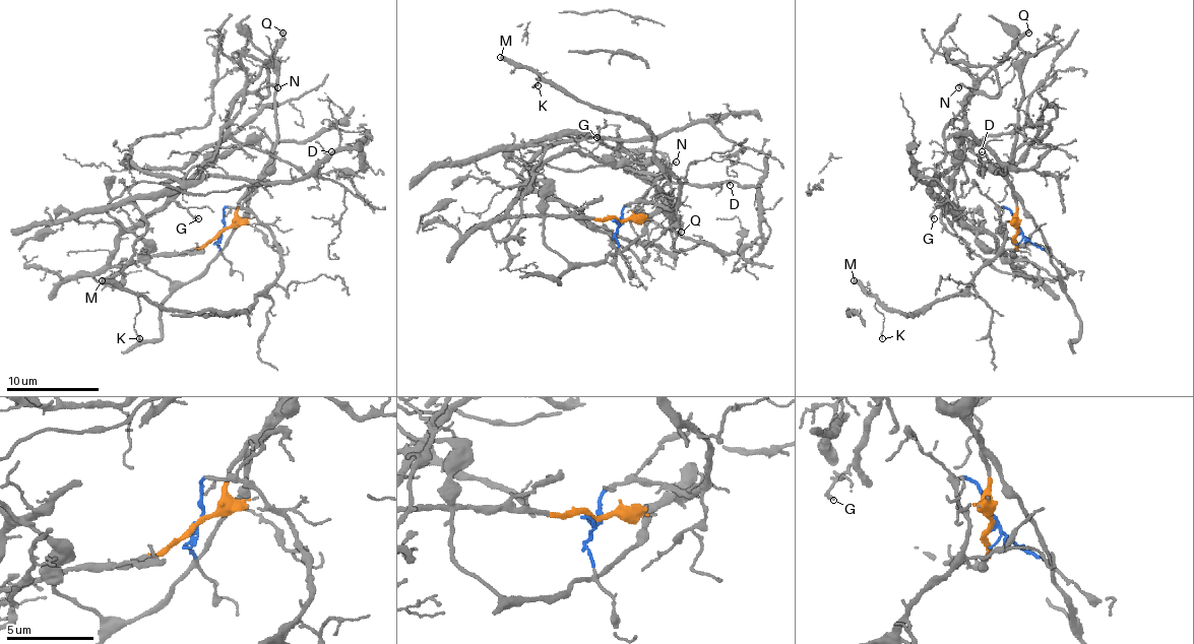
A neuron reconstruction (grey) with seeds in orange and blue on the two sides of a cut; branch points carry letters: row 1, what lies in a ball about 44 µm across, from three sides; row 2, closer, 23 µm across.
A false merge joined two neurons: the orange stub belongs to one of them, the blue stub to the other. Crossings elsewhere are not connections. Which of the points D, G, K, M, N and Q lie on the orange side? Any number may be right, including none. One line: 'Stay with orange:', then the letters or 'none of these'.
Stay with orange: D, G, N, Q

